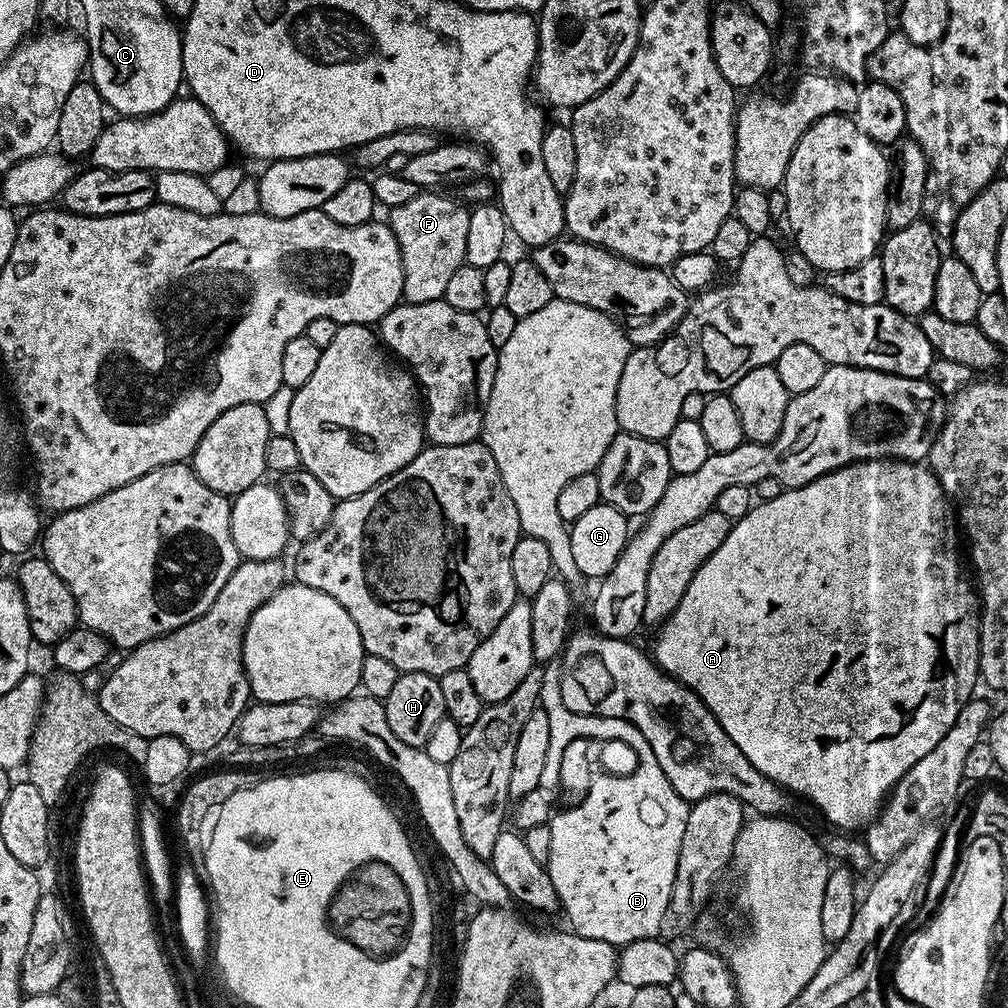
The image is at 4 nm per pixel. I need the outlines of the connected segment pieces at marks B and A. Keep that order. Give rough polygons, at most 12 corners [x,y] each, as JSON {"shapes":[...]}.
{"shapes":[[[654,750],[548,824],[573,929],[653,939],[689,801]],[[924,462],[733,523],[650,655],[867,829],[973,699]]]}

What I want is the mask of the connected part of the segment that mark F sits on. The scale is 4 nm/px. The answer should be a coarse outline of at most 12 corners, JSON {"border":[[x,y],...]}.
{"border":[[420,190],[389,208],[403,299],[443,300],[470,211]]}

